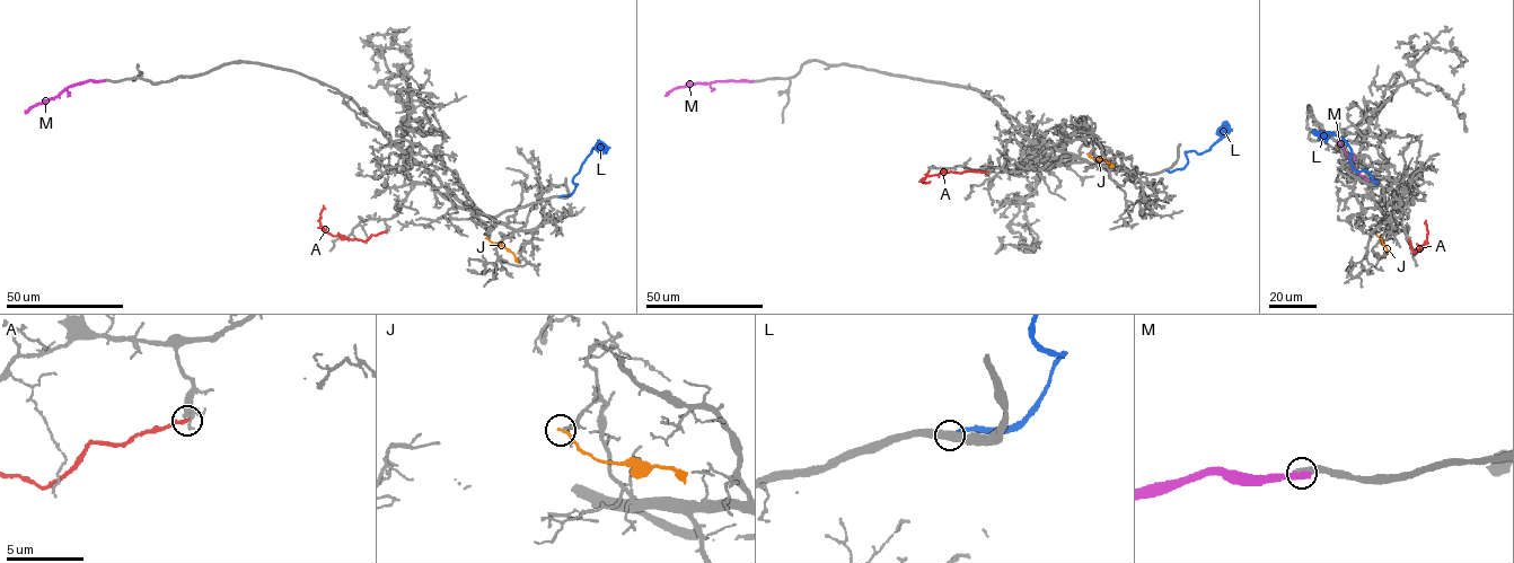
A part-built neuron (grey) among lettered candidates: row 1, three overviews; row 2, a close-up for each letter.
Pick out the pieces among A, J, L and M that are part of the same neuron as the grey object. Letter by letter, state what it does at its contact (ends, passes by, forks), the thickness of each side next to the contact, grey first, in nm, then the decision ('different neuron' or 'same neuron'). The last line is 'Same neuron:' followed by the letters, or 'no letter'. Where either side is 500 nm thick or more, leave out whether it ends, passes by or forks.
A: it ends | 200/240 nm | different neuron
J: it ends | 150/180 nm | different neuron
L: it ends | 480/300 nm | different neuron
M: 550/420 nm | different neuron
Same neuron: no letter

